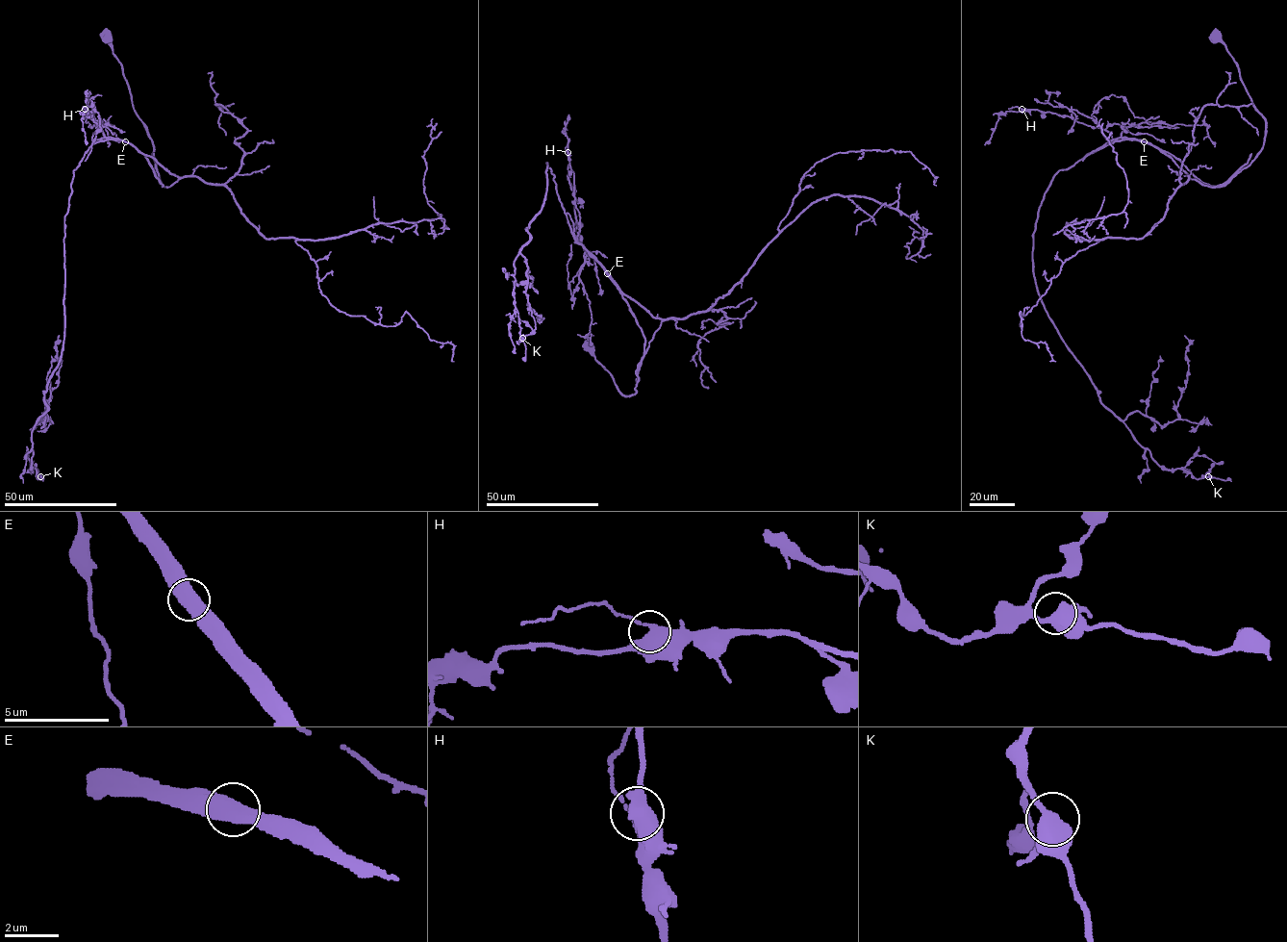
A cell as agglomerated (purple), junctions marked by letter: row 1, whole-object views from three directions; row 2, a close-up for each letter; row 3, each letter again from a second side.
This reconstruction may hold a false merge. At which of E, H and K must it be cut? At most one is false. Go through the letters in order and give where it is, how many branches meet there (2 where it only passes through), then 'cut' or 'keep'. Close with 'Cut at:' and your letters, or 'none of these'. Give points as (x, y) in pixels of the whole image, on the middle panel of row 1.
E: at (607, 273); 2 branches meet; cut
H: at (567, 152); 2 branches meet; keep
K: at (522, 338); 2 branches meet; keep
Cut at: E

